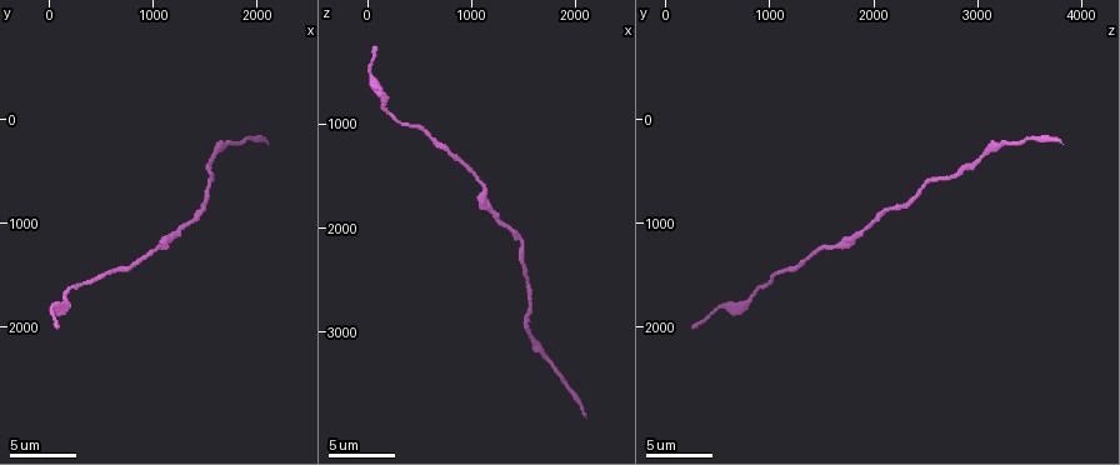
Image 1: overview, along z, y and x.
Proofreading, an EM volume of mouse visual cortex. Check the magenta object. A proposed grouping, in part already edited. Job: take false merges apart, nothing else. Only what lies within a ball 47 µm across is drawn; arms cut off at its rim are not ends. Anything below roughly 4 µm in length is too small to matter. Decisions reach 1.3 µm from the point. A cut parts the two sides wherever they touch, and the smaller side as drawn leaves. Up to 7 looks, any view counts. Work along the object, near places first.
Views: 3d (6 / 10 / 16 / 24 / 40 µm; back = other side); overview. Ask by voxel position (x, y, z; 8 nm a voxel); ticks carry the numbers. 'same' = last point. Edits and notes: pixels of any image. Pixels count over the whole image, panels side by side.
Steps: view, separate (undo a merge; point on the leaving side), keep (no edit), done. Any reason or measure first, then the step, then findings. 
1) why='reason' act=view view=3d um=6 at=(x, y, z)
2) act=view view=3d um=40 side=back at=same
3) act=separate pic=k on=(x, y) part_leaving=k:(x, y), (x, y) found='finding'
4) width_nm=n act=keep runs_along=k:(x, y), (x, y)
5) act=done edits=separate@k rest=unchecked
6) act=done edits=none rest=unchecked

why='calibre changes' act=view view=3d um=6 at=(140, 1700, 820)

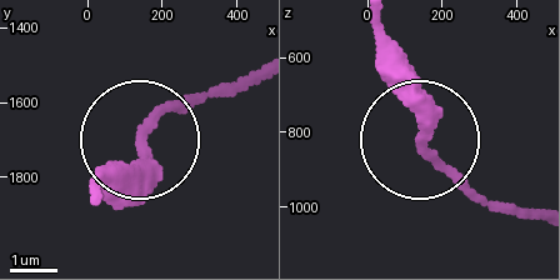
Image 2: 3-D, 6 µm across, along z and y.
act=keep runs_along=2:(249, 79), (165, 110), (121, 190) found='one neuron here'

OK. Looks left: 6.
act=view view=3d um=16 at=(1260, 1060, 1900)

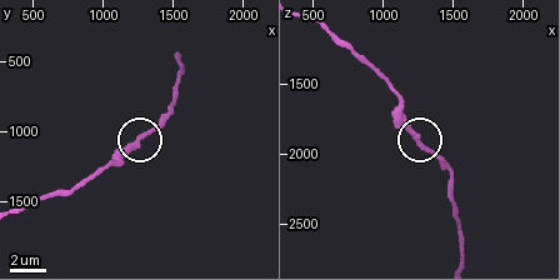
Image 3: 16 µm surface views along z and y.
act=keep found='one neuron here'

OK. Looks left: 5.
why='calibre changes' act=view view=3d um=6 at=(620, 1440, 1180)

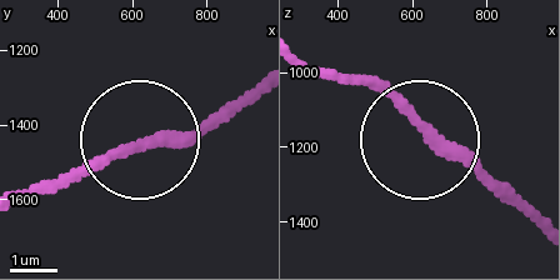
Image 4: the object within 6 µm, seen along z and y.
act=keep runs_along=4:(249, 88), (189, 131), (145, 135), (74, 180) found='all the same neuron'

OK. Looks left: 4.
why='sudden change in width' act=view view=3d um=16 at=(1560, 540, 2780)

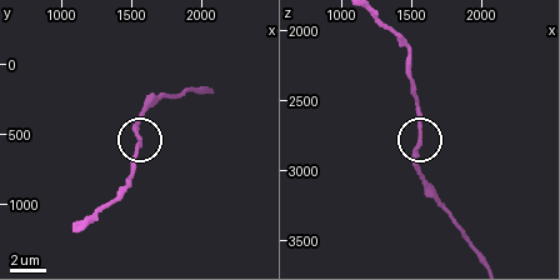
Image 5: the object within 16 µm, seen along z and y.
act=keep runs_along=5:(95, 214), (129, 184), (139, 114) found='continuous, no second neuron'

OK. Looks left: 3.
act=done edits=none rest=unchecked

